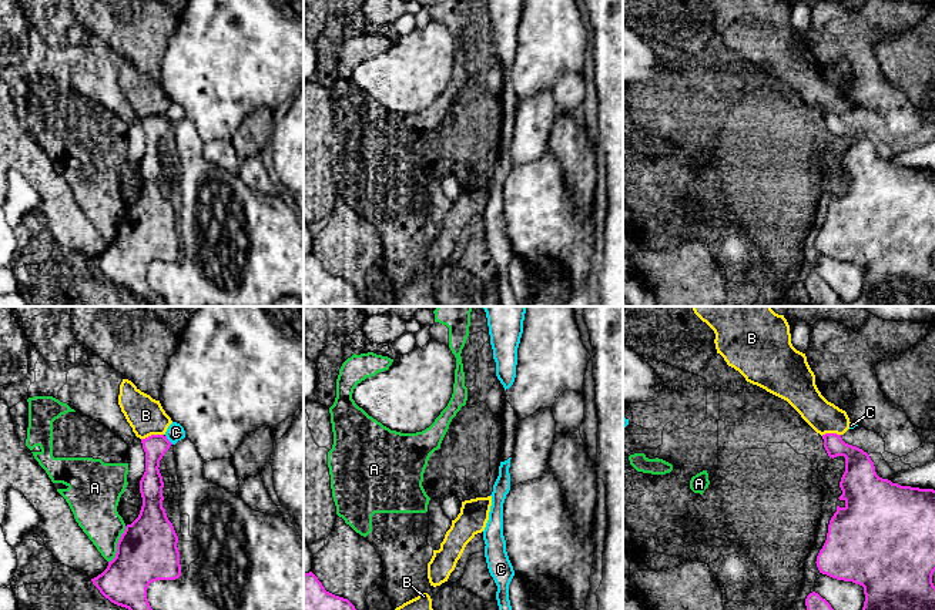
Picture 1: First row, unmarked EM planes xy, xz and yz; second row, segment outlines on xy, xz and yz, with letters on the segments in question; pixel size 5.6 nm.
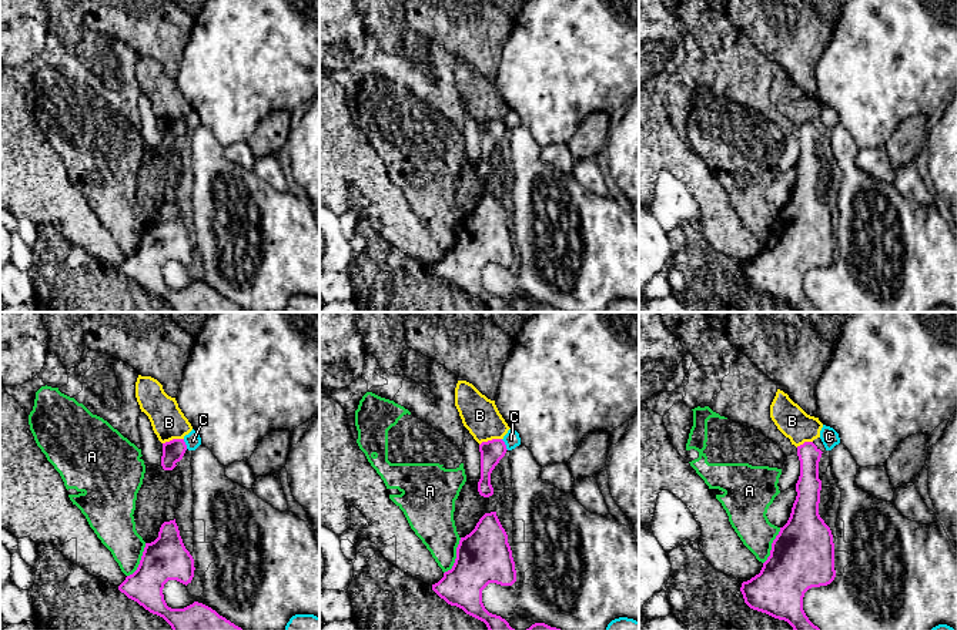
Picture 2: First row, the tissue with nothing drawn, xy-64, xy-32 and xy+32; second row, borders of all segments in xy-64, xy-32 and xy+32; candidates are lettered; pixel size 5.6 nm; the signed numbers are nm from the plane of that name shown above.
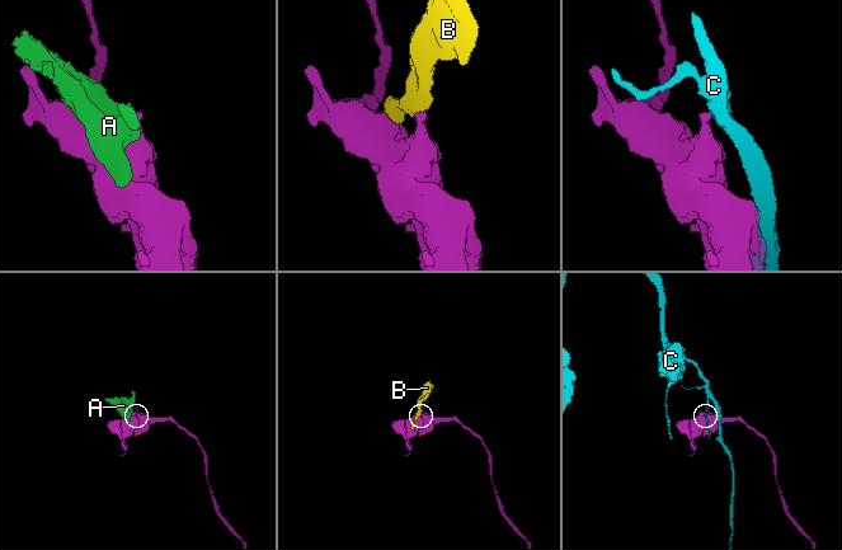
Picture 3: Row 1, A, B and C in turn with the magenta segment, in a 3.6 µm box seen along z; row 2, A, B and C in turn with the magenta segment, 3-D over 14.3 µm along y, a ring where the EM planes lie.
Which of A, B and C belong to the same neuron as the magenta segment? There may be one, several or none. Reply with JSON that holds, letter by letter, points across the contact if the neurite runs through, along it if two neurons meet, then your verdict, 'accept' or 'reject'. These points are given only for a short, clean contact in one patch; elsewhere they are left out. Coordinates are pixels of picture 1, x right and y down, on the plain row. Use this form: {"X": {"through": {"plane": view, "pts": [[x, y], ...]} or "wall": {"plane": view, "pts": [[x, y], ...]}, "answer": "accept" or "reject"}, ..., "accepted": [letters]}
{"A": {"answer": "reject"}, "B": {"wall": {"plane": "xy", "pts": [[163, 114], [151, 114], [141, 120]]}, "answer": "reject"}, "C": {"answer": "reject"}, "accepted": []}

